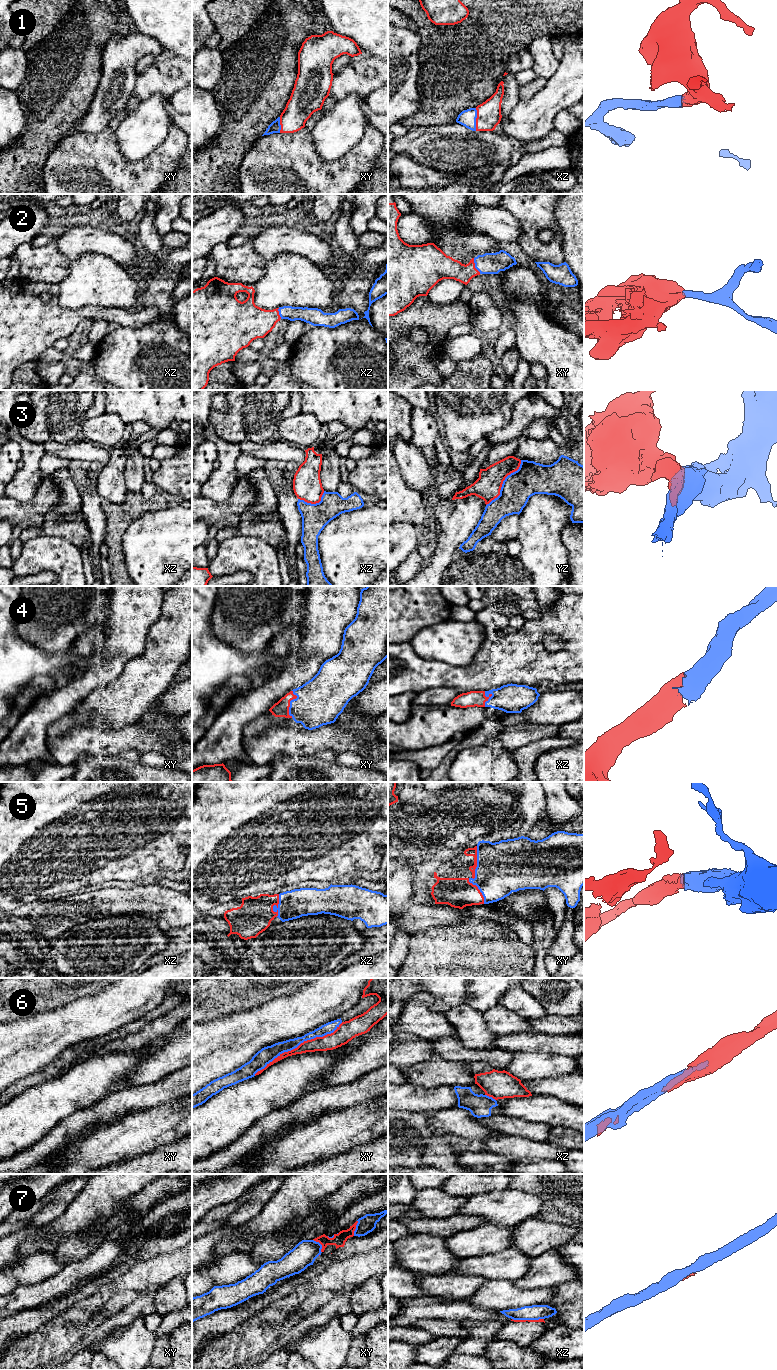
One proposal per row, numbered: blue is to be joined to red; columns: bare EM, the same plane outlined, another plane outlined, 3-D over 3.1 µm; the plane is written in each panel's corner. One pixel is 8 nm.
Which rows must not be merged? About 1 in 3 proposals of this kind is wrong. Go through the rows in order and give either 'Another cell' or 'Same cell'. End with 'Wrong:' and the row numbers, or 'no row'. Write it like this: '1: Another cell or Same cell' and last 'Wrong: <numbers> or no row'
1: Same cell
2: Same cell
3: Another cell
4: Same cell
5: Same cell
6: Another cell
7: Another cell
Wrong: 3, 6, 7

